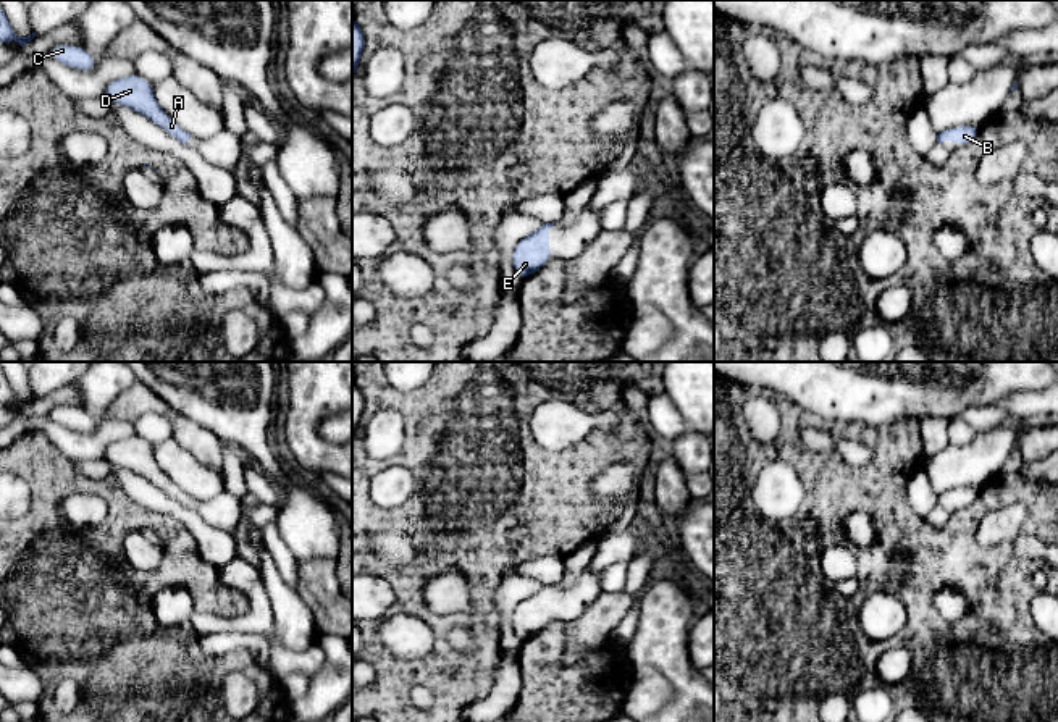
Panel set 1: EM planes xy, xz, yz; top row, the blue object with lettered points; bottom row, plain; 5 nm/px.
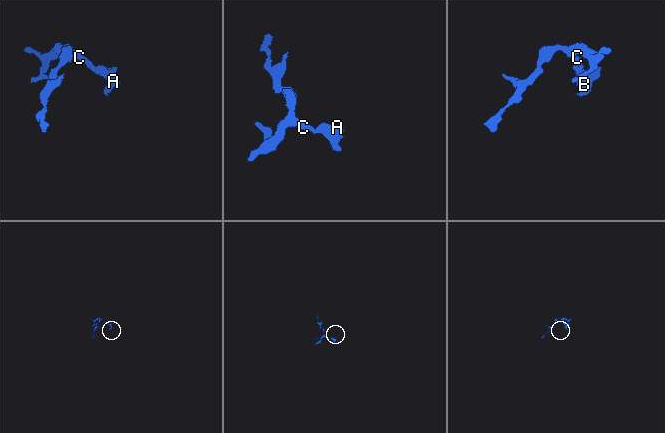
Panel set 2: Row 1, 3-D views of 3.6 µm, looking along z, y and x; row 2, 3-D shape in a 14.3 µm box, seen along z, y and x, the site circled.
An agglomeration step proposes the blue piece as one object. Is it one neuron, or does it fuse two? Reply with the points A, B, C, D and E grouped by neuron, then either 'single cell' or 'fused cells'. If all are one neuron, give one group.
groups A B C D E; single cell

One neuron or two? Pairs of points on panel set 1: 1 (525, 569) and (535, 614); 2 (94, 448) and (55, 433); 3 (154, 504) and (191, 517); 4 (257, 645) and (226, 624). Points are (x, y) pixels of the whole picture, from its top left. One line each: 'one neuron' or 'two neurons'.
1: two neurons
2: one neuron
3: one neuron
4: two neurons

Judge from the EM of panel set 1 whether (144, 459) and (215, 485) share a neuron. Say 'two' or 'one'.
two

